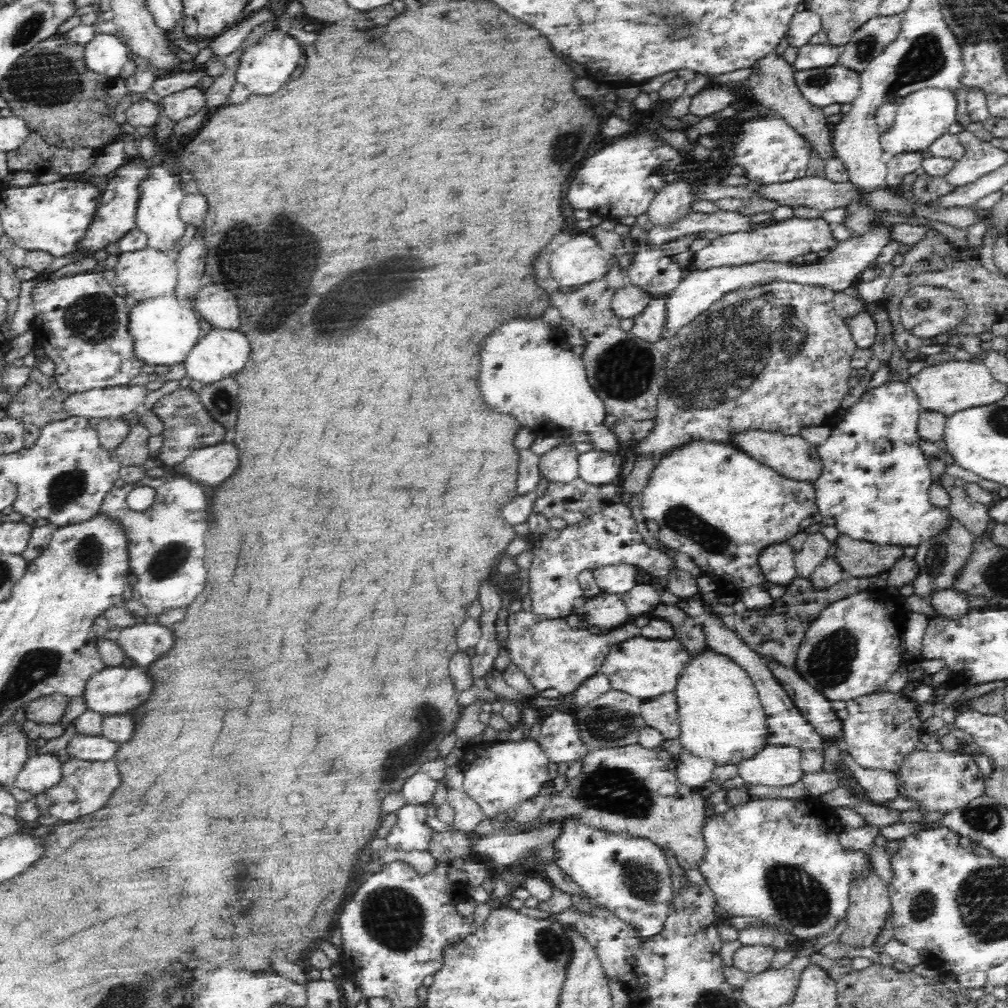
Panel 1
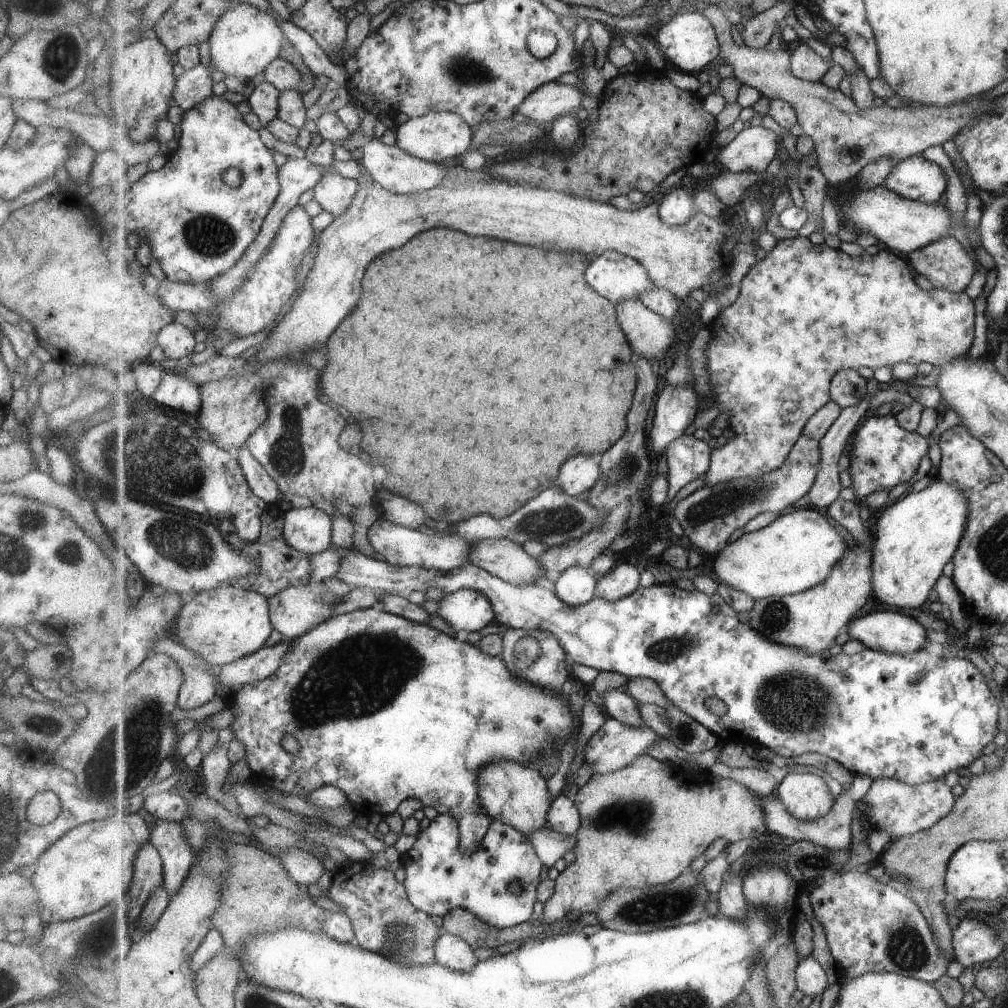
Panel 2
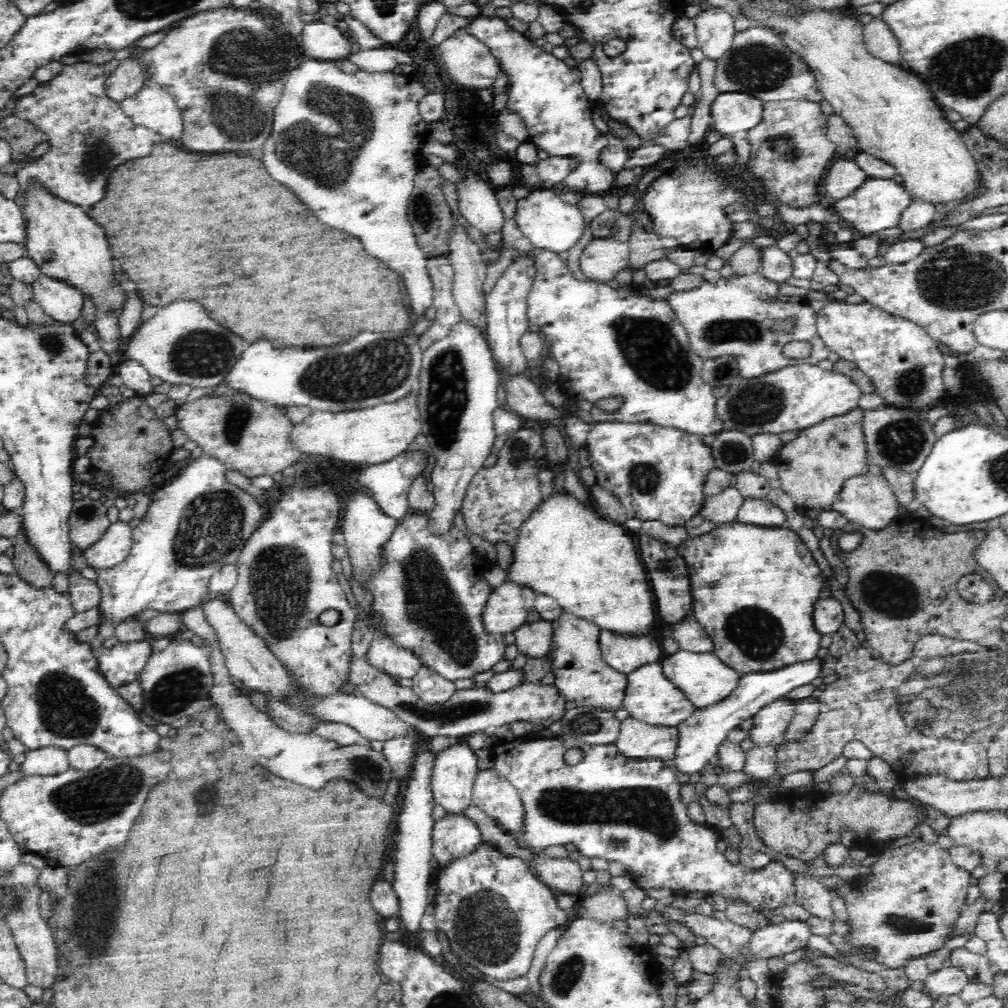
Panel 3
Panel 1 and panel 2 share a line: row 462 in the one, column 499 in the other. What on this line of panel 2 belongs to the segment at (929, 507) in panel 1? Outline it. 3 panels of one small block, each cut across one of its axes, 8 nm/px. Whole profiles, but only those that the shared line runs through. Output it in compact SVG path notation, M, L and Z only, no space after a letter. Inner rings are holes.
M437 814L429 826L417 835L415 846L409 852L401 854L400 862L405 872L403 883L408 890L409 900L419 910L430 915L436 914L444 917L450 910L464 908L484 923L489 923L500 929L514 927L535 918L533 906L538 900L537 889L545 876L546 866L540 855L537 854L536 847L520 830L493 820L483 842L472 855L461 852L460 824L451 815ZM515 878L521 883L523 890L521 896L515 896L513 892L509 892L507 884L511 884Z

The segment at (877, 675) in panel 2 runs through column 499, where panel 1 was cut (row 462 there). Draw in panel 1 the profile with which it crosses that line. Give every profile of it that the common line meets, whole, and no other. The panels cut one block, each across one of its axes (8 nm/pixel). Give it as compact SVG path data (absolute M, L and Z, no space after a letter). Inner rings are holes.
M588 451L578 456L579 477L592 485L610 484L620 480L622 457L604 451Z

